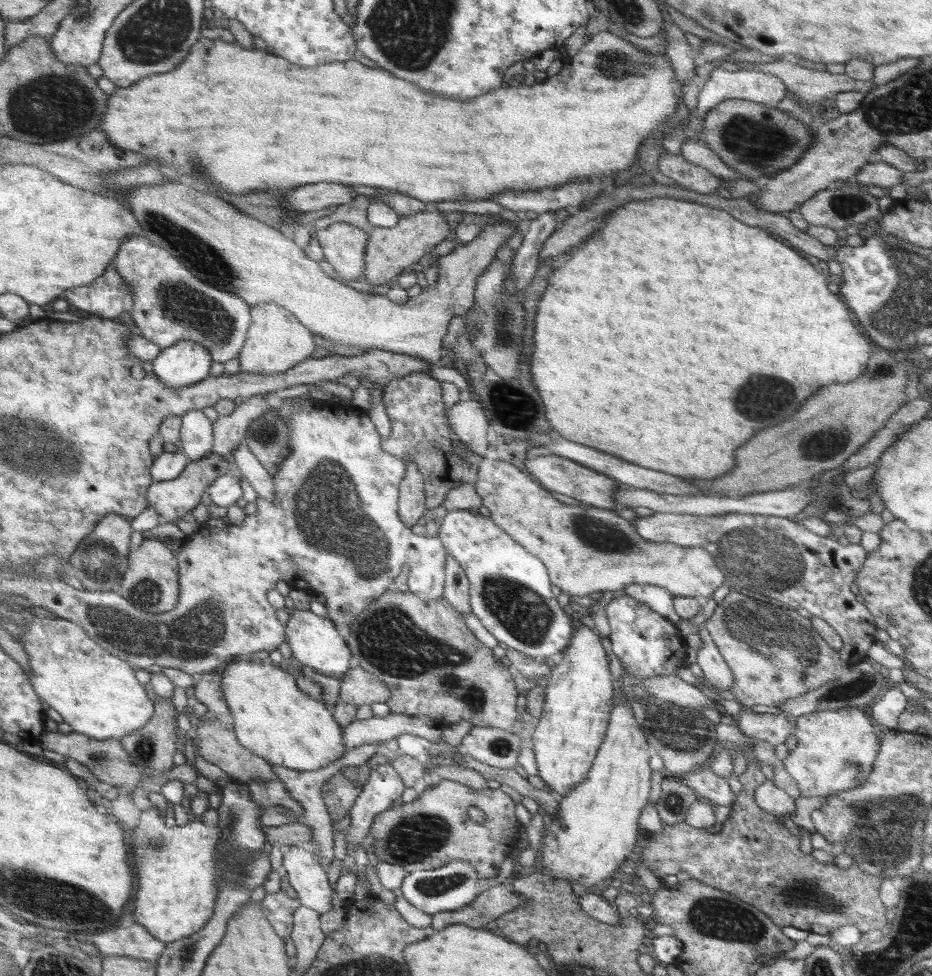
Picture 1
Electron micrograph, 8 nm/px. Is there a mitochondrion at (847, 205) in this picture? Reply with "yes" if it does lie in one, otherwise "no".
yes

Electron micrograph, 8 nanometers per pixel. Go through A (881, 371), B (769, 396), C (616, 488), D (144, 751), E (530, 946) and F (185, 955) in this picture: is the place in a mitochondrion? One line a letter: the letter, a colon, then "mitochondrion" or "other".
A: mitochondrion
B: mitochondrion
C: other
D: mitochondrion
E: other
F: mitochondrion

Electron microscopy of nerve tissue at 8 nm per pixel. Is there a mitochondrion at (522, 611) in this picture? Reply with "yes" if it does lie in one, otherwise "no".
yes

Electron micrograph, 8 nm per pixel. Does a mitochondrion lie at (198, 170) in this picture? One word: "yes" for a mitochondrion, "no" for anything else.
no

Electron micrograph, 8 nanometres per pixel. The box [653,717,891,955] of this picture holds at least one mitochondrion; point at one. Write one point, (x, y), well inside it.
(720, 918)

